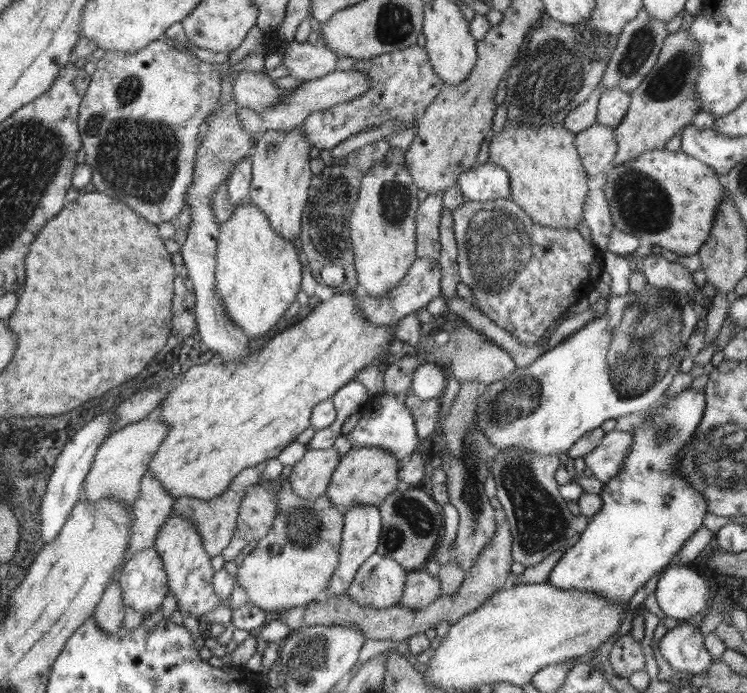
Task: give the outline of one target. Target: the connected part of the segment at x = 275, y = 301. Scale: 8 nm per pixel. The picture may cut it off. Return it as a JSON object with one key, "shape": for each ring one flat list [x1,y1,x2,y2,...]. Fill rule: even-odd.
{"shape":[[252,202,235,207,232,216,219,226,217,243,216,288,225,311,249,339,268,334,301,290,303,267,296,247,272,228,265,214]]}

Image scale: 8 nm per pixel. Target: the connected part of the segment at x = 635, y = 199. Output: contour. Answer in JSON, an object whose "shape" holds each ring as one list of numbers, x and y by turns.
{"shape":[[669,149,644,151,634,160,628,160,620,166,610,168,606,174,604,194,612,215,613,225,636,236,641,244,658,245,670,255,675,252,679,256,696,254,705,243,713,225,713,218,726,189,721,176,710,166,688,156,688,153,670,151]]}

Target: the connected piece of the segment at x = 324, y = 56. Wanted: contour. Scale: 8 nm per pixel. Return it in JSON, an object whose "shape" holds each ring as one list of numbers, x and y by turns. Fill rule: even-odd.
{"shape":[[294,40,286,44,281,64,288,68,290,76,308,81,334,72,337,58,335,52,322,44]]}

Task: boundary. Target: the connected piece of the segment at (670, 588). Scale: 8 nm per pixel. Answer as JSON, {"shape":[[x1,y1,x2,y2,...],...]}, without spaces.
{"shape":[[674,564,659,574,655,589,660,610,679,622,696,621,706,610,716,591,711,580,704,580,692,565]]}

